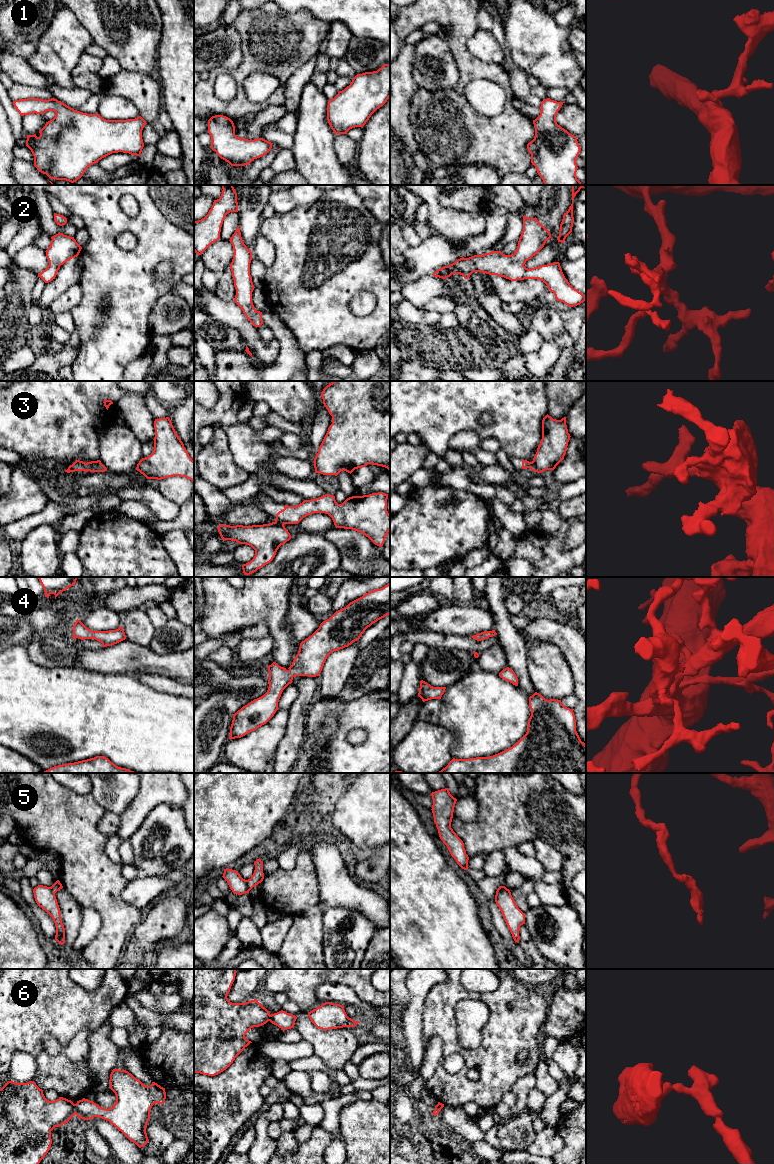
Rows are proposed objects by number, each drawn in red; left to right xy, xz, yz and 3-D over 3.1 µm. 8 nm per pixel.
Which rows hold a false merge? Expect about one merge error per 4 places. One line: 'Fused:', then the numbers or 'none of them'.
Fused: 3, 5, 6

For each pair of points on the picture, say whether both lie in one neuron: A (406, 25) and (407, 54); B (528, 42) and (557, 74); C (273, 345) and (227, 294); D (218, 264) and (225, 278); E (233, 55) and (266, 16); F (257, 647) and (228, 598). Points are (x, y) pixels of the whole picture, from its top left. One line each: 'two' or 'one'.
A: two
B: one
C: two
D: two
E: two
F: two

